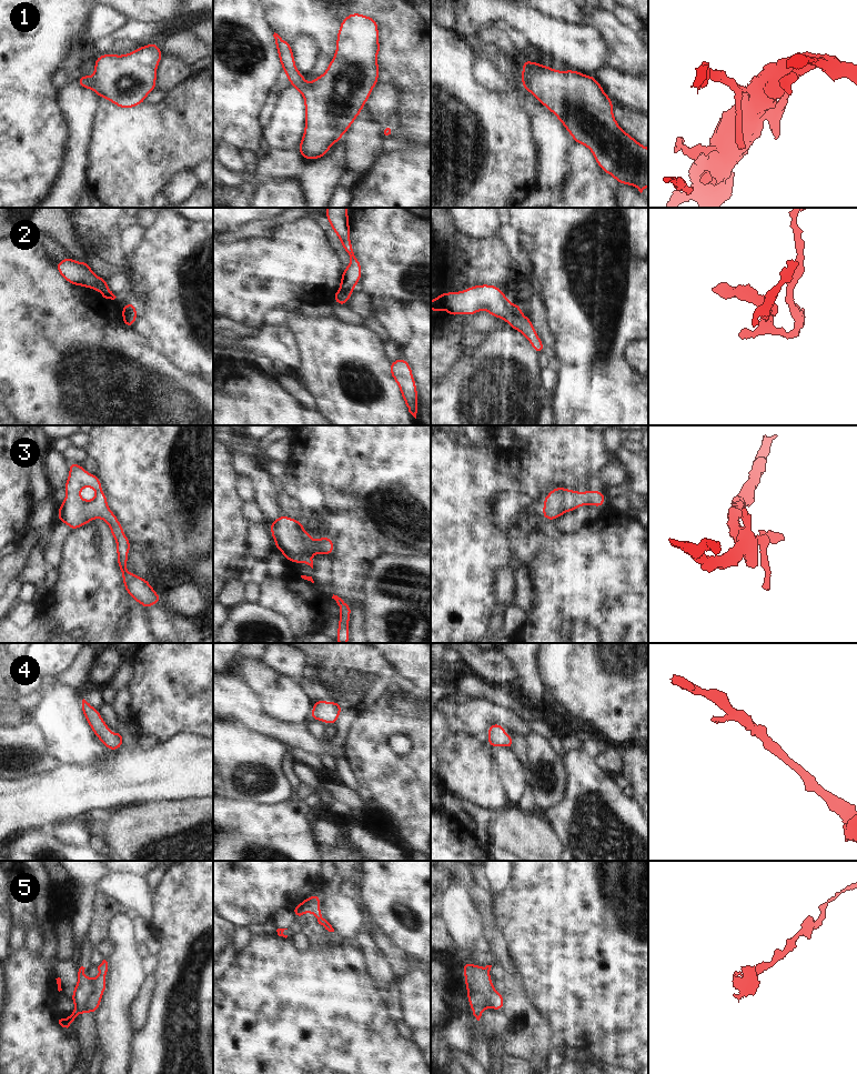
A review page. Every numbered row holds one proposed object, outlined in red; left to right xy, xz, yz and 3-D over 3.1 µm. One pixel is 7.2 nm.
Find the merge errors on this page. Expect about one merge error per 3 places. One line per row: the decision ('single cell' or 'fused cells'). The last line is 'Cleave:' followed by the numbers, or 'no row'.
1: single cell
2: fused cells
3: single cell
4: single cell
5: single cell
Cleave: 2

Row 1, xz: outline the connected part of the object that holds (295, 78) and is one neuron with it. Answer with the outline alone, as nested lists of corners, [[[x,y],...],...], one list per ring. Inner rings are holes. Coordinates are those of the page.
[[[357,12],[346,16],[327,69],[311,83],[296,69],[291,43],[275,32],[273,37],[283,73],[304,99],[305,128],[298,151],[304,160],[323,158],[347,132],[379,82],[379,23]]]

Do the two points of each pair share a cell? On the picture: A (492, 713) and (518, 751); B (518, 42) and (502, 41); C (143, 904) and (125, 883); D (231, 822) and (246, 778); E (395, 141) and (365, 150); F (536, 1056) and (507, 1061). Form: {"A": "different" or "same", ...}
{"A": "different", "B": "different", "C": "same", "D": "different", "E": "different", "F": "different"}

